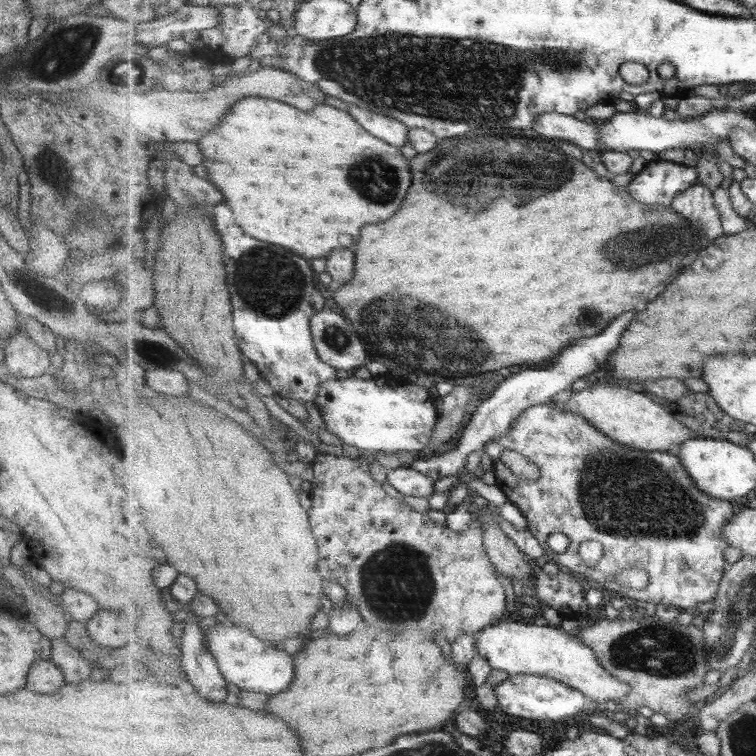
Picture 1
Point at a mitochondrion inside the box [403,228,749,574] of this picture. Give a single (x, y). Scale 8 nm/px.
(626, 497)

